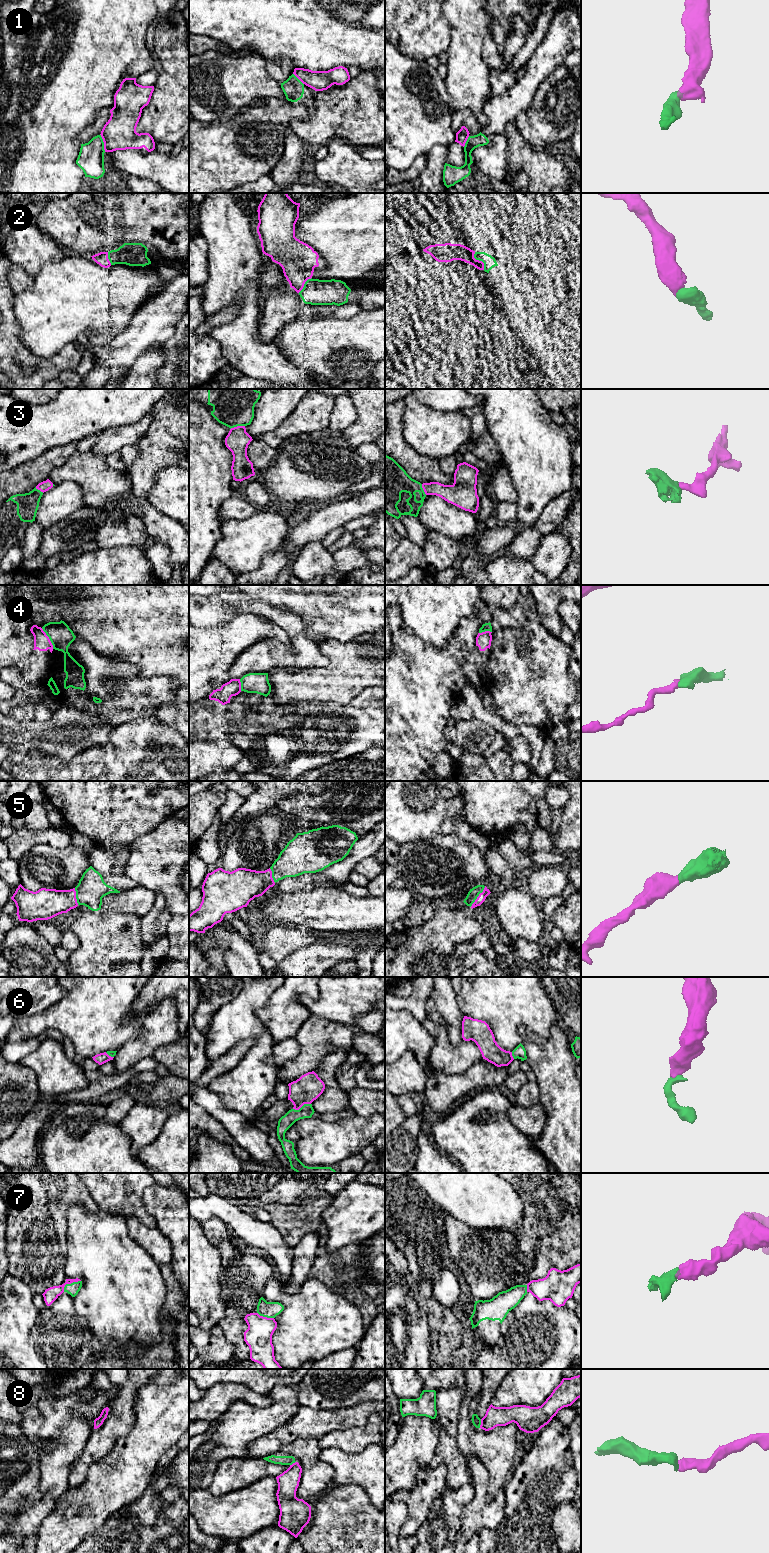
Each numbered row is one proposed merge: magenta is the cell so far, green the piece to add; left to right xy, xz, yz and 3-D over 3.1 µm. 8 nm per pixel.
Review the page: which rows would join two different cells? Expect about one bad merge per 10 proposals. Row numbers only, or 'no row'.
1, 4

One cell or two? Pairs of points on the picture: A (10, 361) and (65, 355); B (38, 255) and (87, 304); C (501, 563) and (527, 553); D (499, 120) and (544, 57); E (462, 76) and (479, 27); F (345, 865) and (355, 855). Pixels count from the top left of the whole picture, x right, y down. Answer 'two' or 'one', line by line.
A: one
B: two
C: two
D: one
E: one
F: one

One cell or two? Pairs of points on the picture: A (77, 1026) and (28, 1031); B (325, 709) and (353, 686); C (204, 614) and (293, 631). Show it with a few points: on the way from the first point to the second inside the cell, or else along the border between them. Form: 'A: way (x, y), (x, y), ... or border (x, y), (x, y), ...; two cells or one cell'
A: way (65, 1022), (40, 1022); one cell
B: border (357, 696), (345, 704), (310, 702); two cells
C: way (225, 602), (257, 606), (270, 612); one cell

